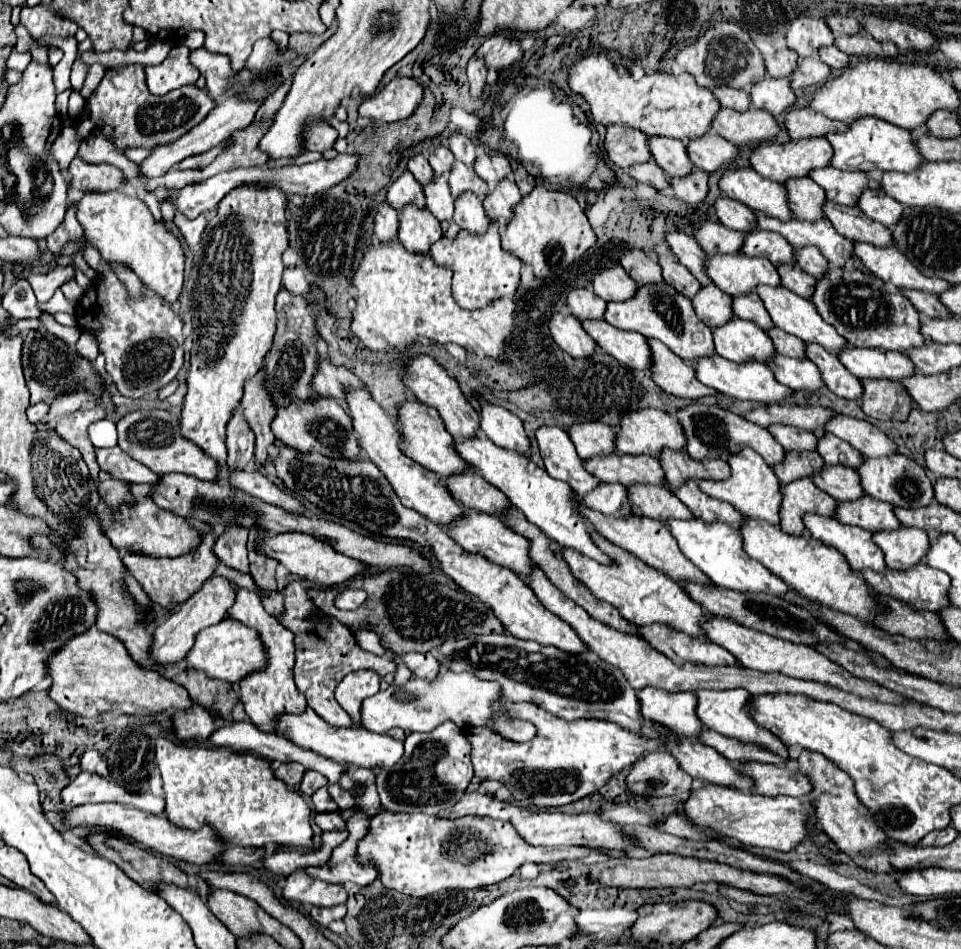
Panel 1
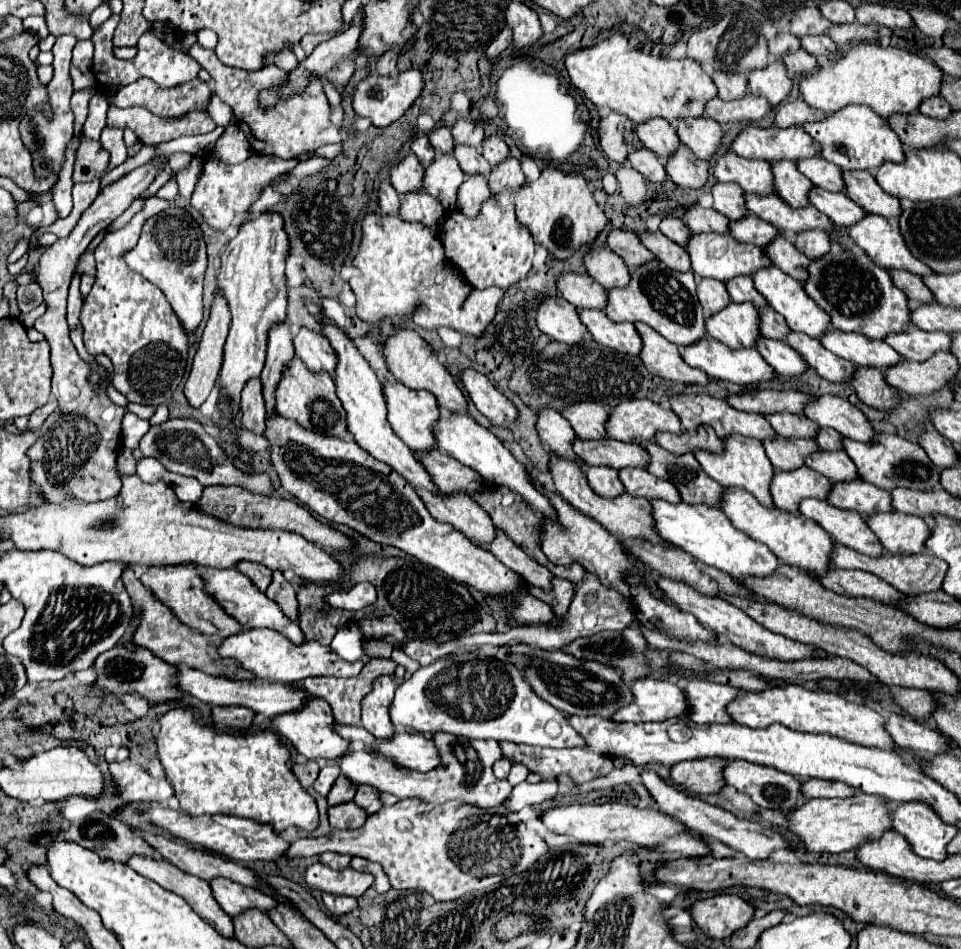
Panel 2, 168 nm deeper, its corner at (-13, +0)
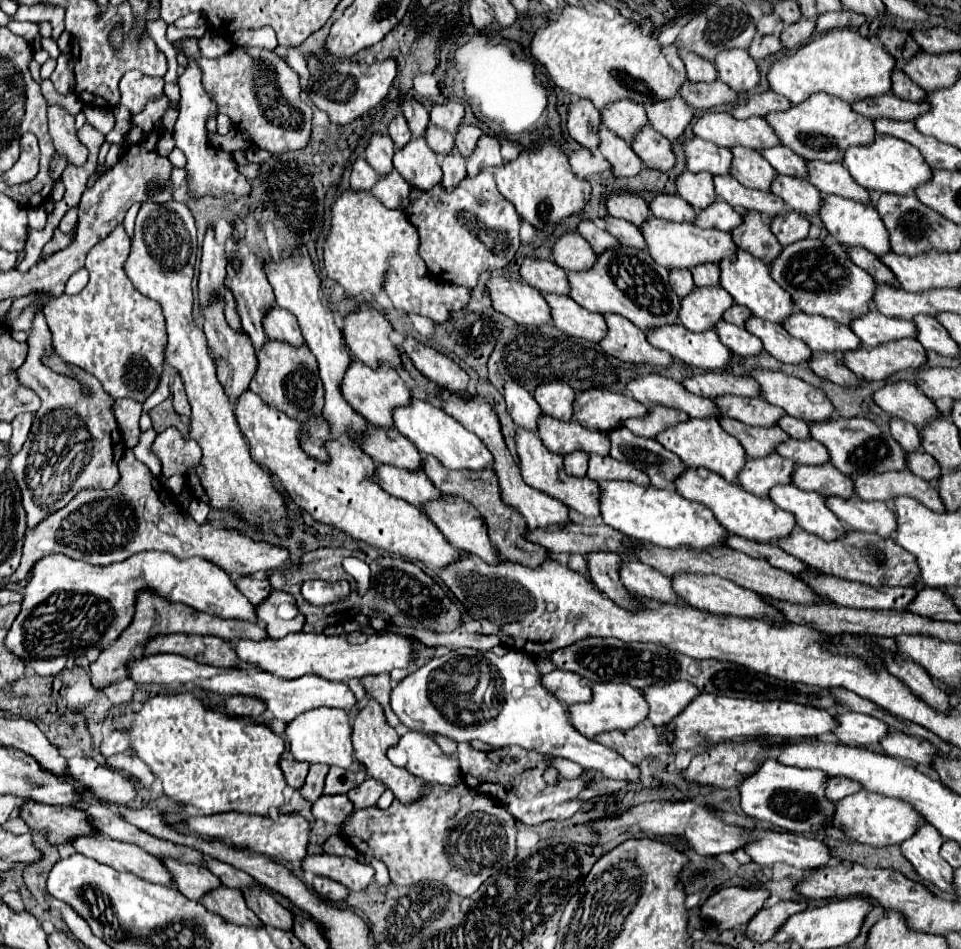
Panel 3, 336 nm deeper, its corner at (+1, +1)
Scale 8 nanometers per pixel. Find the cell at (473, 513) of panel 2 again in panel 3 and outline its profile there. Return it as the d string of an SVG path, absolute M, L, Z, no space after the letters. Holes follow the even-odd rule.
M377 465L377 475L373 475L371 479L377 481L393 497L405 499L415 507L421 507L435 497L441 497L439 489L433 487L433 483L425 477L421 469L419 473L409 473L409 469L397 469L393 465Z

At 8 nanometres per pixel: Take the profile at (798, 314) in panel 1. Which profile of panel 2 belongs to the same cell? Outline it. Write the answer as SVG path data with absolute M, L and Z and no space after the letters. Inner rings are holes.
M777 266L759 270L757 274L753 274L753 282L755 282L755 288L765 296L769 306L787 320L787 326L793 332L805 332L813 338L819 338L829 330L831 318L827 318L827 314L823 314L823 310L819 310L819 306L815 306L815 302L811 302L811 298L807 298L803 284L799 284L797 280L793 280L791 276L781 272Z

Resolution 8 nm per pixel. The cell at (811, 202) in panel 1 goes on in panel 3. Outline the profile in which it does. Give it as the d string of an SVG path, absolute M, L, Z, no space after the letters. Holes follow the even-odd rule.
M733 147L731 153L733 153L731 175L749 189L769 191L769 185L773 177L777 177L777 171L761 157L761 153L747 147Z

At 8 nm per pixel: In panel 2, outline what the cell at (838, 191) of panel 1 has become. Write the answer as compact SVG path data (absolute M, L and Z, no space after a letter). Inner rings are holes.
M813 156L797 162L799 172L803 172L815 186L829 192L843 192L843 170L825 158Z

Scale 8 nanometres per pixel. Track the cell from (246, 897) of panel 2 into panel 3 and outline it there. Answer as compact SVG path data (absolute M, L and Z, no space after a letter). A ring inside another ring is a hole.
M163 857L161 861L167 867L169 875L173 875L173 883L175 883L177 891L181 895L185 895L187 899L201 901L205 893L209 893L211 889L217 889L217 885L221 885L221 881L199 863L183 863L183 861L177 861L171 857Z

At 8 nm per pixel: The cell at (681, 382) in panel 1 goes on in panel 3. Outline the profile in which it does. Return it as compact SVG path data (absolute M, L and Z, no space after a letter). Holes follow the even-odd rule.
M605 313L607 335L599 343L601 349L621 361L631 363L651 363L651 365L669 365L673 357L665 351L655 349L641 329L633 329L625 317L617 317L615 313Z

